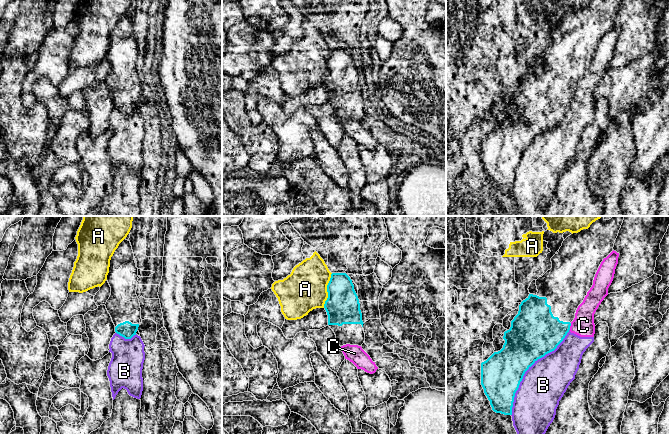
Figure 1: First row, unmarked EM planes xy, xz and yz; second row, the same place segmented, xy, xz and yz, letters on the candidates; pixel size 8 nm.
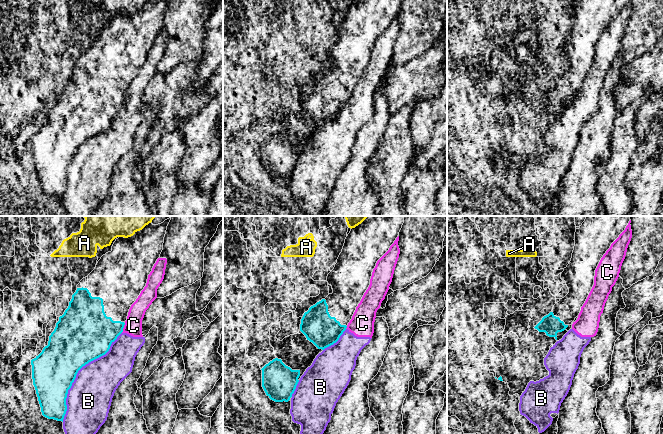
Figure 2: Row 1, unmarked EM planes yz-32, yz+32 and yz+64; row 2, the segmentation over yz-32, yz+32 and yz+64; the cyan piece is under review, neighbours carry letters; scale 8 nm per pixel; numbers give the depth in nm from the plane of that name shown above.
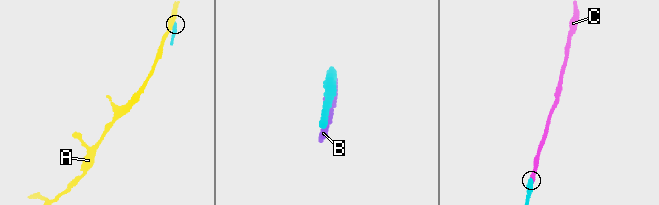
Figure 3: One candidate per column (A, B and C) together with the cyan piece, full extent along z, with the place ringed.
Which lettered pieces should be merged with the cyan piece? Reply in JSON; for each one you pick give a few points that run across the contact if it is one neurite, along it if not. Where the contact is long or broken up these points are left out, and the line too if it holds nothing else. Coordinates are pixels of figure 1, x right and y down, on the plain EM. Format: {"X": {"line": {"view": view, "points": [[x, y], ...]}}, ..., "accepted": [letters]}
{"accepted": []}

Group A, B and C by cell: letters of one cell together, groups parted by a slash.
A / B C

